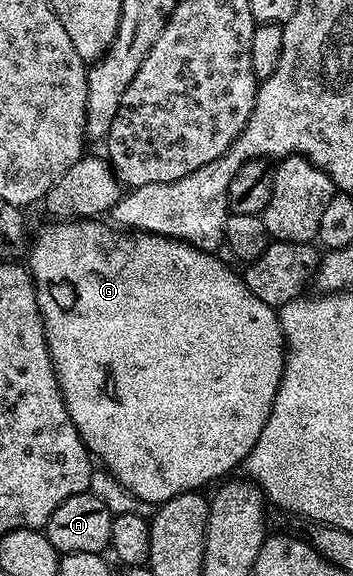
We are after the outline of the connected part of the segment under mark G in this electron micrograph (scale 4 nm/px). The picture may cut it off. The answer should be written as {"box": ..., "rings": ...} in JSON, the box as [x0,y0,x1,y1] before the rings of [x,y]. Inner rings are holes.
{"box":[28,219,286,507],"rings":[[[98,219],[55,220],[50,223],[54,225],[44,226],[35,237],[33,234],[28,249],[28,272],[38,296],[58,386],[62,389],[62,398],[82,441],[97,460],[99,457],[103,461],[99,462],[106,472],[111,473],[133,497],[157,507],[181,493],[201,490],[201,485],[209,481],[221,482],[230,475],[225,473],[232,472],[237,465],[239,468],[245,462],[264,431],[272,403],[276,399],[286,362],[286,336],[282,333],[282,321],[276,310],[268,303],[260,303],[260,299],[248,291],[245,280],[239,274],[237,277],[232,271],[234,269],[213,252],[197,249],[171,237],[123,231],[102,223]]]}

